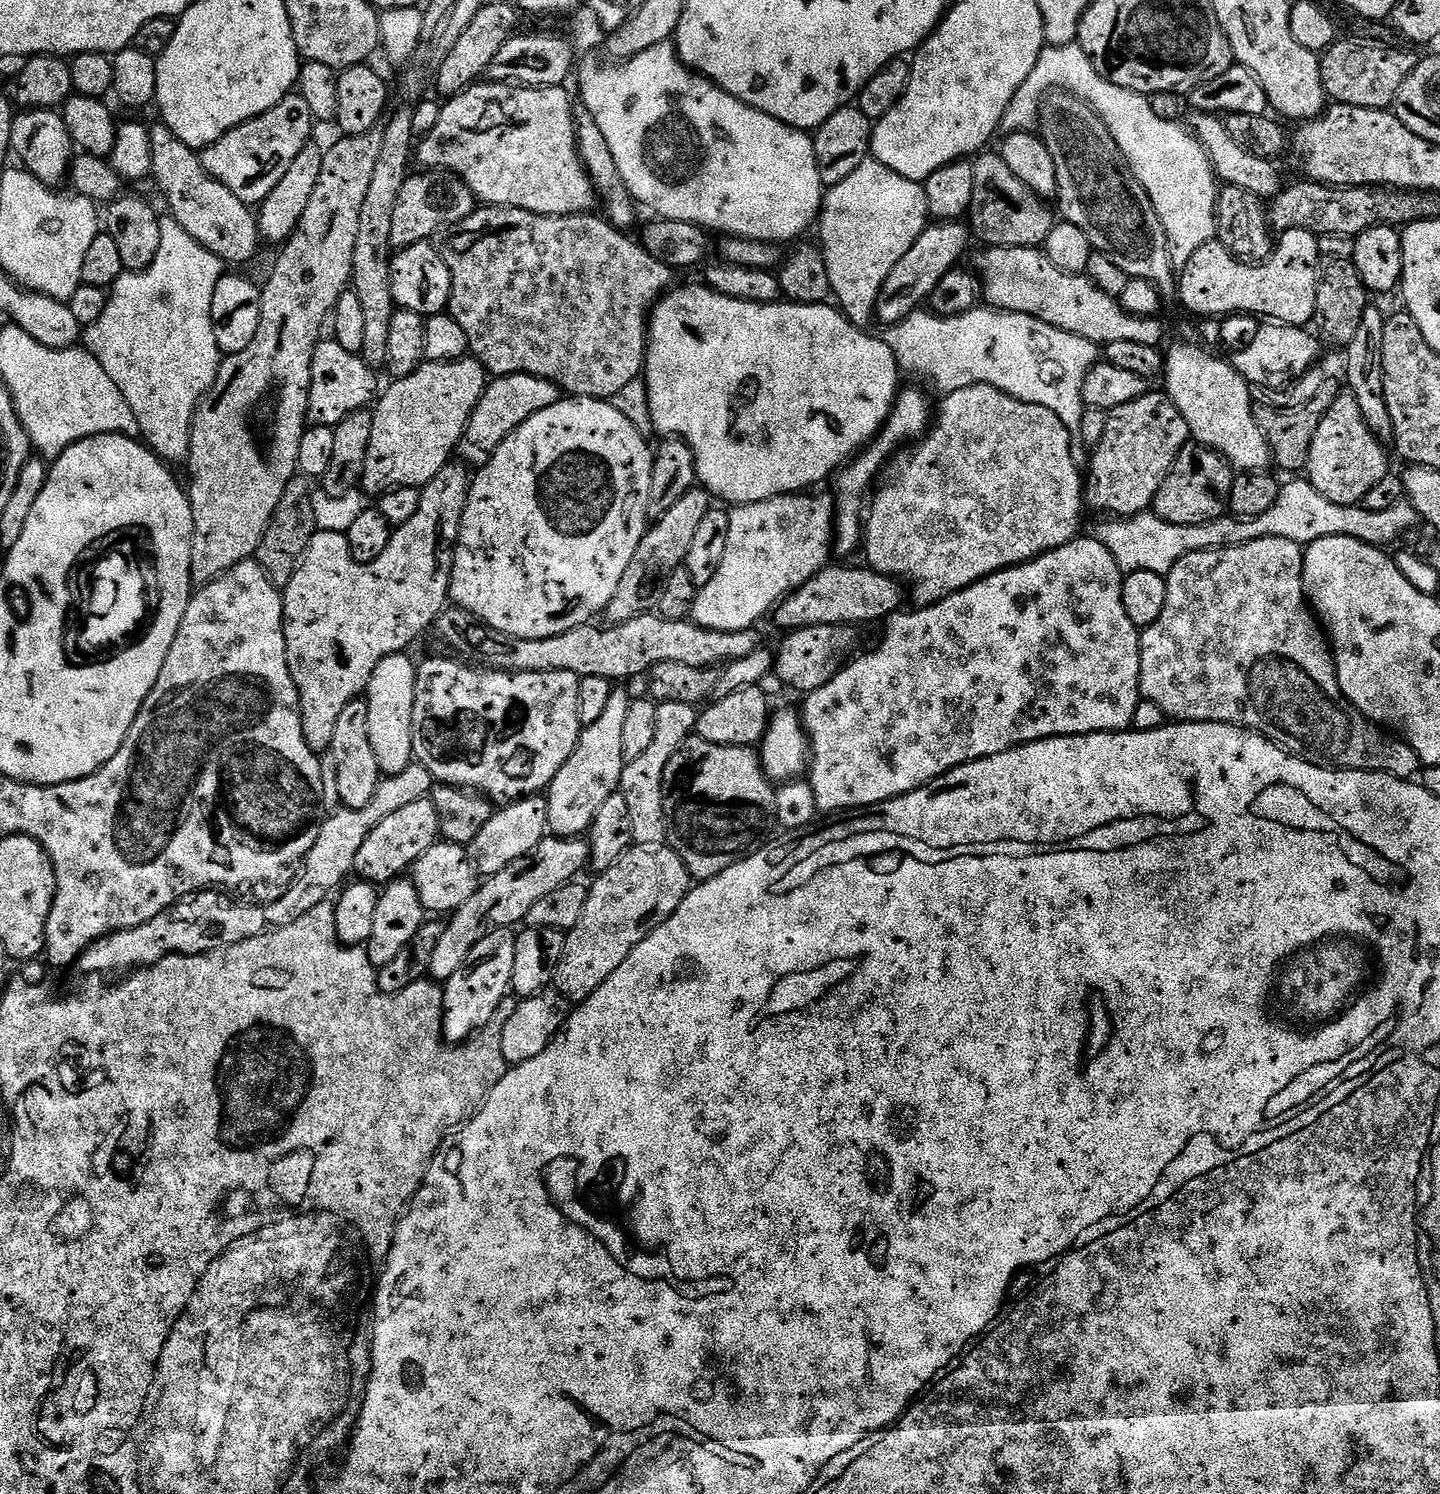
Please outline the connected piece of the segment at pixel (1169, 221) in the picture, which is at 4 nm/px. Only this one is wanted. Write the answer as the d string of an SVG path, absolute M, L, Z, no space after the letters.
M1078 42L1063 44L1062 46L1046 46L1042 54L1038 54L1038 62L1034 62L1034 70L1030 70L1026 82L1018 86L1018 94L1010 98L1010 106L1006 106L1006 114L1002 114L1000 132L1030 132L1040 122L1040 102L1045 95L1053 90L1069 92L1071 96L1077 96L1084 103L1088 104L1102 118L1106 130L1114 138L1124 163L1134 174L1134 178L1146 190L1158 218L1162 222L1162 230L1166 230L1166 242L1170 250L1170 262L1173 269L1183 270L1186 262L1194 258L1194 253L1202 250L1202 246L1213 243L1217 239L1216 234L1216 197L1218 195L1218 181L1216 173L1212 171L1201 147L1196 143L1193 133L1187 127L1175 124L1164 116L1159 116L1152 109L1153 101L1143 96L1140 92L1126 90L1122 86L1114 86L1086 58L1086 50Z

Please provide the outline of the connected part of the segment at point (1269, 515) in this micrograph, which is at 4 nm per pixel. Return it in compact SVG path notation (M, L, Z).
M1292 478L1287 482L1281 483L1278 499L1274 501L1274 506L1266 510L1263 514L1258 514L1258 518L1240 519L1239 516L1225 514L1208 520L1204 524L1195 524L1194 526L1178 526L1174 522L1166 522L1158 518L1155 512L1149 510L1140 512L1136 516L1125 516L1123 518L1104 518L1094 532L1094 539L1102 542L1106 550L1118 562L1121 573L1127 574L1137 572L1138 570L1150 570L1154 574L1167 577L1170 570L1186 554L1195 552L1205 552L1211 548L1233 548L1246 542L1254 542L1258 538L1286 538L1286 542L1294 542L1301 546L1307 546L1318 542L1322 538L1354 538L1358 542L1373 544L1374 547L1383 549L1384 544L1392 544L1407 528L1412 528L1418 524L1418 515L1414 506L1407 498L1394 502L1394 506L1386 506L1386 510L1366 510L1363 506L1355 504L1354 506L1338 506L1338 502L1330 502L1330 498L1322 498L1318 490L1306 478Z

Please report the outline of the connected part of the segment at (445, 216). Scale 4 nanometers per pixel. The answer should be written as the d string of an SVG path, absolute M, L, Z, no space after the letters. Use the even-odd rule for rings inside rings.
M420 170L420 173L409 175L402 186L402 194L398 194L398 202L394 206L394 218L390 218L390 242L393 249L409 248L415 244L423 244L433 239L439 228L461 224L469 214L476 211L478 201L465 180L456 173L447 170Z

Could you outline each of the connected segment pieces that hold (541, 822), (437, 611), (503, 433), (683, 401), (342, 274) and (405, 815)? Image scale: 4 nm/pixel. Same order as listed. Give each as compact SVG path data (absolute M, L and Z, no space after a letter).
M533 794L503 805L501 810L493 811L490 822L482 826L478 838L467 845L468 855L481 877L487 878L498 874L498 870L506 870L510 862L518 862L518 858L528 856L549 835L548 802L543 795Z
M450 462L442 466L442 470L438 470L438 474L434 474L434 478L430 478L430 482L420 489L418 514L393 531L390 546L386 546L382 558L369 564L359 564L353 558L345 533L317 530L310 538L303 560L289 584L282 589L282 595L286 658L300 699L302 734L306 734L306 742L312 752L324 754L331 749L342 709L367 693L374 666L378 666L378 662L387 656L407 653L408 647L427 628L429 631L435 625L449 603L452 563L462 514L468 501L469 483L470 472L463 463Z
M519 372L509 376L495 377L482 394L462 434L458 449L459 459L468 466L486 463L494 454L494 450L498 450L498 446L502 446L504 439L518 426L522 426L526 418L530 418L538 410L546 410L546 406L554 406L561 398L560 387L553 380L547 380L541 376Z
M703 282L688 284L685 288L673 287L657 300L648 317L648 347L644 357L642 379L648 388L649 414L652 427L661 437L679 436L687 442L694 454L696 478L705 492L728 506L753 504L775 496L790 496L812 490L827 476L835 477L859 453L876 439L901 387L902 373L890 346L879 335L871 336L868 330L857 326L831 303L794 304L777 302L759 304L738 298L726 298Z
M373 130L361 136L341 135L337 144L327 145L322 174L318 174L318 186L314 186L314 194L310 194L300 227L279 249L280 257L268 281L263 281L262 322L258 322L258 334L254 334L254 342L250 342L246 350L221 359L216 381L192 415L190 446L186 450L189 480L186 491L194 518L190 554L193 585L214 582L226 574L226 570L238 566L238 562L255 557L287 483L297 475L298 446L308 424L310 366L314 362L316 345L321 341L318 329L322 318L335 309L338 298L349 287L362 202L366 202L366 193L378 166L383 138L383 131Z
M432 799L410 802L410 806L382 818L382 822L370 830L366 842L362 842L362 847L354 858L355 875L370 884L387 886L392 881L401 879L418 862L418 858L422 858L422 854L426 854L426 850L430 850L430 846L437 844L440 839L438 810L434 810Z

